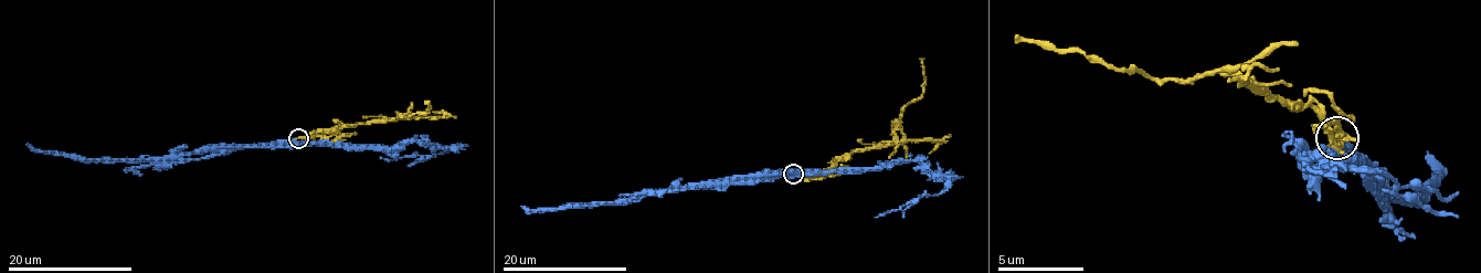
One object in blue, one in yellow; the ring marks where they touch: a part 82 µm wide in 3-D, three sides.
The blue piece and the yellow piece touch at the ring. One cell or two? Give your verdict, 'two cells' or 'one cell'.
two cells

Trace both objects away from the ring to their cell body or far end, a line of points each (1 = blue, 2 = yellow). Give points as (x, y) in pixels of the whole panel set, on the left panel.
1: (297, 138), (133, 160), (74, 158), (63, 154), (35, 153), (25, 144)
2: (297, 138), (359, 123), (391, 121), (400, 115), (427, 112), (430, 105), (424, 101)

